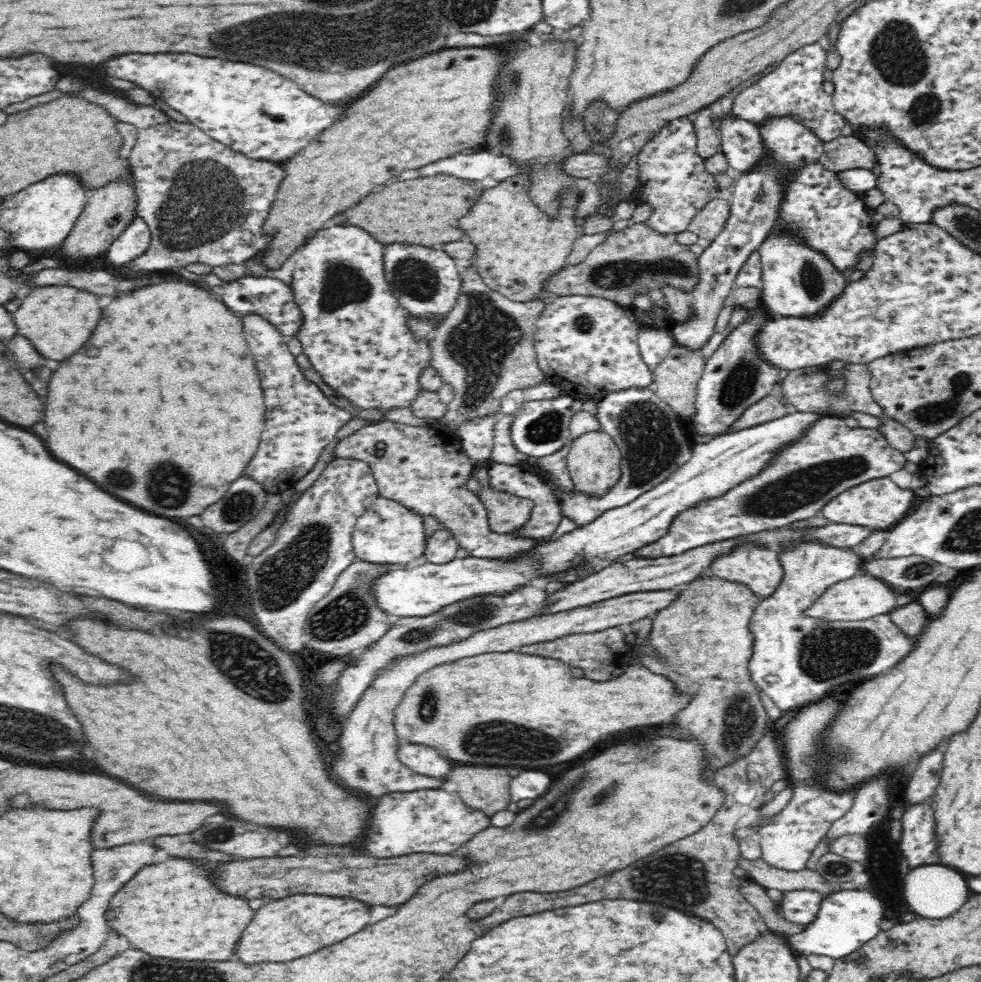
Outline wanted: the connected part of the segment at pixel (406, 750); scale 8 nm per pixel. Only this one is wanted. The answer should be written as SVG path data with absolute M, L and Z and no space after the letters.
M399 742L397 755L402 764L414 772L432 778L448 778L455 765L450 759L442 757L434 748L408 742Z

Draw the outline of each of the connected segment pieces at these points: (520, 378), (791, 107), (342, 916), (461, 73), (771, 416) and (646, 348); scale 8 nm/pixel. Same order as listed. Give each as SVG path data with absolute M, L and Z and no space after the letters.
M474 265L460 272L462 286L452 310L440 322L438 328L426 340L430 347L430 365L452 388L452 397L446 404L446 414L438 418L438 424L448 425L453 432L465 422L498 414L501 400L514 389L532 388L546 382L545 375L537 363L535 346L533 345L535 322L545 307L540 298L526 302L516 302L492 290Z
M819 41L802 46L779 62L778 68L743 90L734 99L731 113L756 125L768 116L793 114L811 128L824 143L838 138L846 126L845 118L835 109L832 95L822 89L827 51Z
M295 894L280 900L266 900L242 930L233 958L246 965L261 962L290 962L360 932L370 920L371 908L352 897Z
M446 48L410 64L390 68L372 90L350 104L348 116L326 128L312 140L296 158L284 164L286 178L276 192L276 202L263 226L265 234L274 234L270 246L261 253L264 266L276 270L287 258L308 240L310 232L324 228L324 222L342 210L354 206L360 198L368 196L374 186L388 182L404 170L422 168L442 158L450 158L466 148L483 146L486 130L493 117L496 100L494 80L502 68L502 54L492 48Z
M770 394L750 405L730 426L726 433L744 430L751 426L761 425L773 421L776 418L786 416L791 410L774 394Z
M639 328L638 339L642 359L644 359L644 362L648 365L648 369L652 372L653 368L658 366L668 356L669 350L675 345L669 329Z

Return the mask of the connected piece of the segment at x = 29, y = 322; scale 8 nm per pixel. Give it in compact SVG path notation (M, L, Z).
M46 285L46 288L32 290L14 312L18 334L26 336L44 358L58 362L66 360L70 354L76 354L84 346L100 318L102 308L98 306L96 294L64 285Z

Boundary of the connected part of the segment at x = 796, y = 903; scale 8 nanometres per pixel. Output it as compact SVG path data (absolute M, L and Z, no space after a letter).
M809 890L788 891L782 894L775 906L782 919L806 926L816 918L824 896L825 894Z

